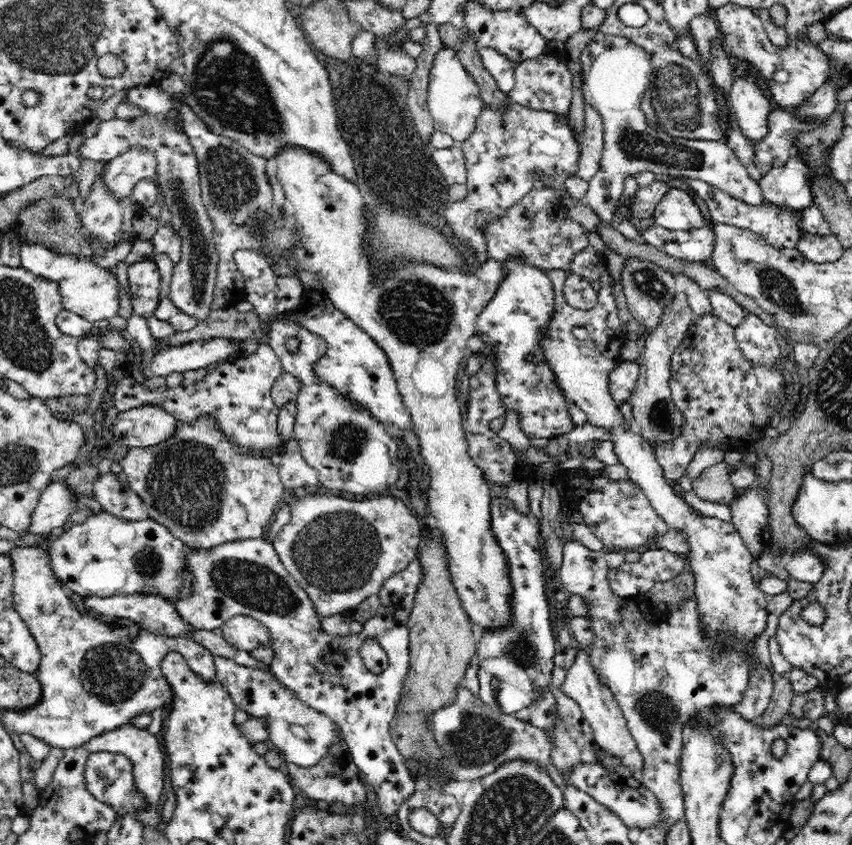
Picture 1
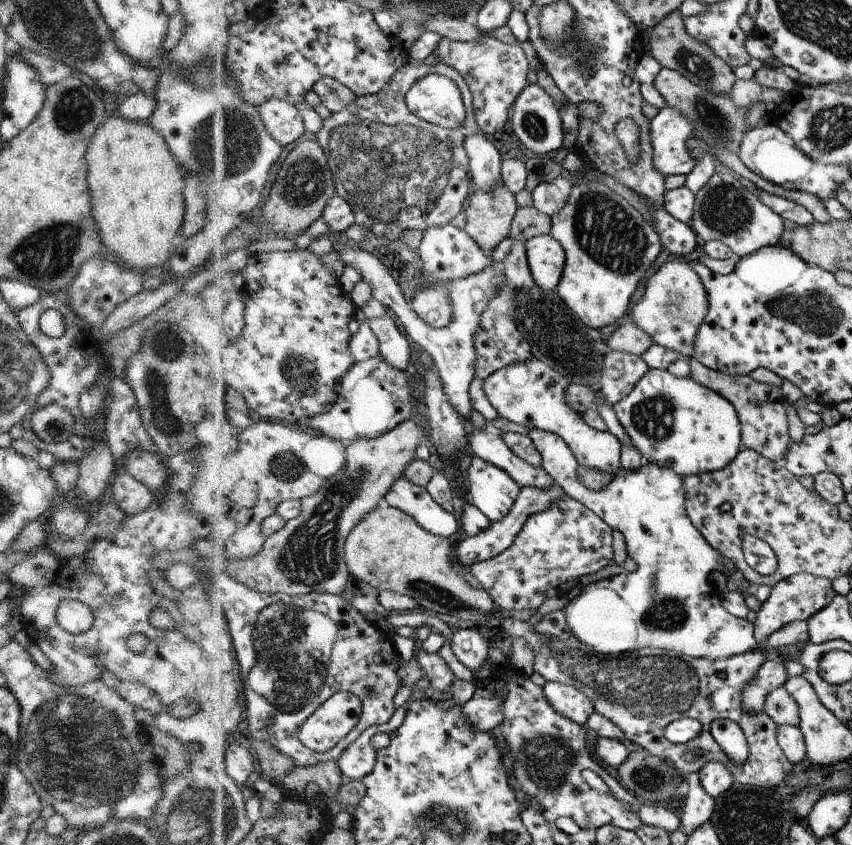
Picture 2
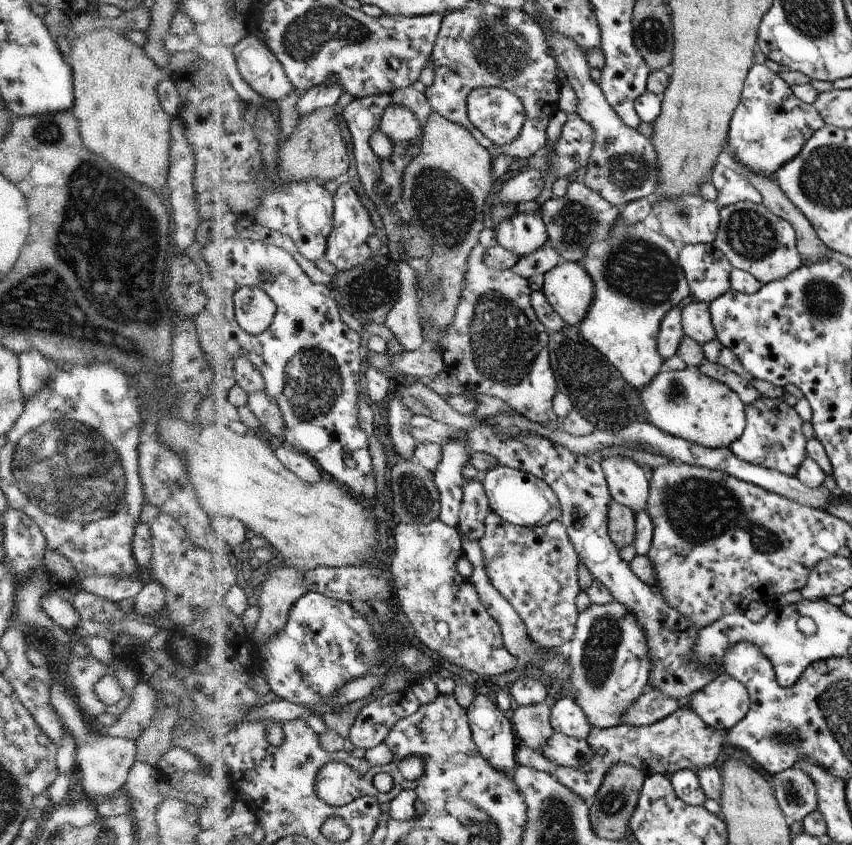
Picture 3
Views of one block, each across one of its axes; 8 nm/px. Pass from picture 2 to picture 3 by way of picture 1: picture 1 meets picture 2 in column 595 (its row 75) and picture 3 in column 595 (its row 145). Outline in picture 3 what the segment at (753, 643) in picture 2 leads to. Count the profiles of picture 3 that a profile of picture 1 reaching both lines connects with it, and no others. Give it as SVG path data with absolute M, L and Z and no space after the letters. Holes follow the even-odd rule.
M612 600L605 605L592 603L578 615L577 631L567 645L567 659L572 672L570 682L574 686L573 701L582 708L592 728L612 728L622 725L622 719L641 698L645 687L649 685L650 660L649 643L646 640L645 629L642 628L634 612L630 612L626 605Z

